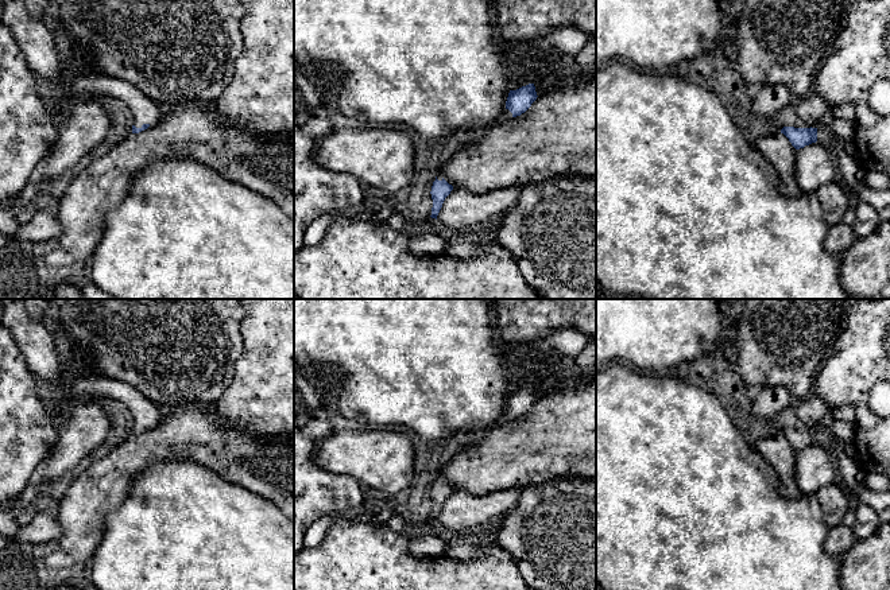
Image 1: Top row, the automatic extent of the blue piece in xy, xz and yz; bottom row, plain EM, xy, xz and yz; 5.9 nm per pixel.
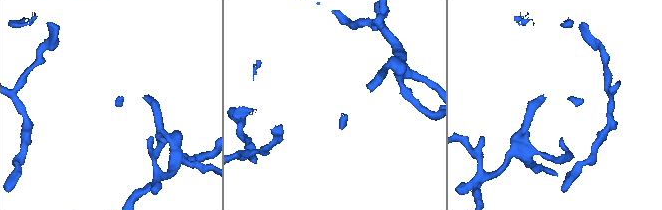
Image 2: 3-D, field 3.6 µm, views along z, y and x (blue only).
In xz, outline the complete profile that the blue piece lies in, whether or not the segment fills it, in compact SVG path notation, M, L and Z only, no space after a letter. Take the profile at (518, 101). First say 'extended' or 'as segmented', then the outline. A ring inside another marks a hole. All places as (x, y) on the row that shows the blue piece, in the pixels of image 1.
extended; M529 84L516 90L510 90L506 101L506 109L494 121L494 125L503 124L512 117L521 116L531 106L537 97L538 96L534 84Z

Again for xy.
extended; M26 0L5 3L0 23L11 31L30 70L35 75L61 81L77 93L109 96L124 102L134 113L132 133L139 133L162 119L163 108L127 81L97 73L81 74L67 79L59 65L59 57L49 26L44 20L32 16Z

